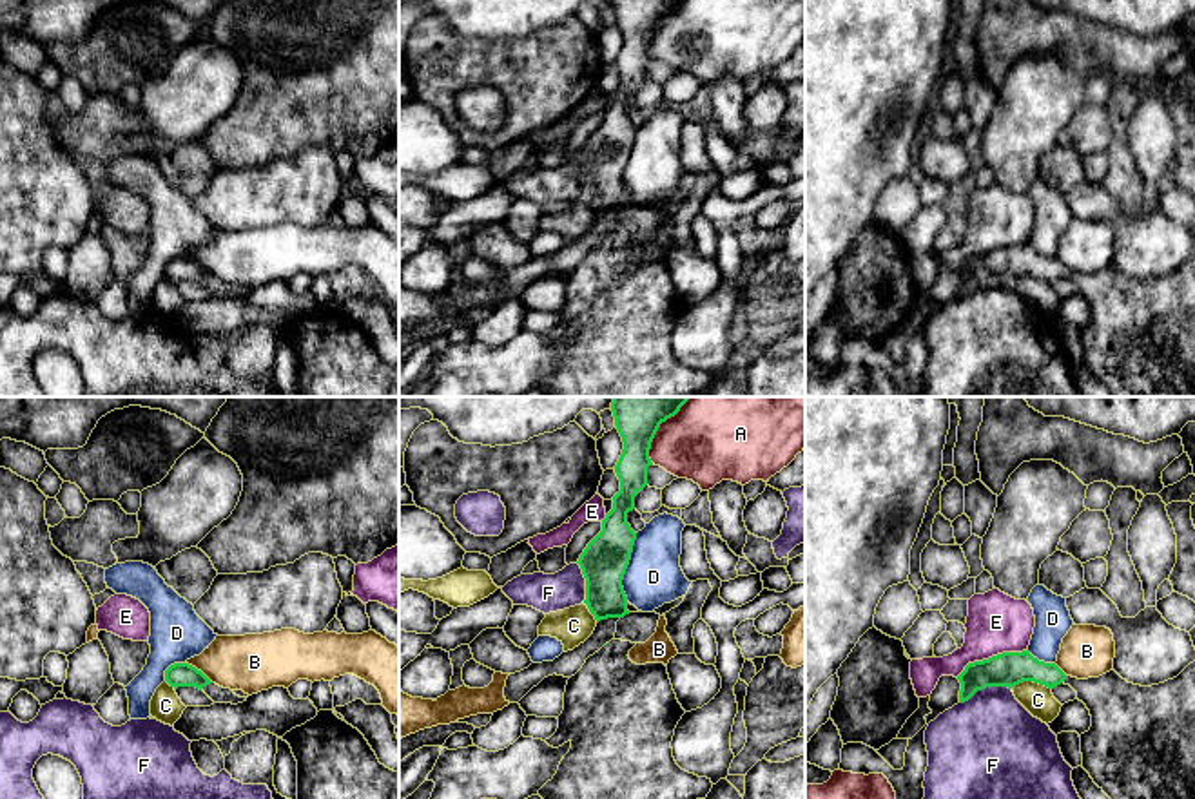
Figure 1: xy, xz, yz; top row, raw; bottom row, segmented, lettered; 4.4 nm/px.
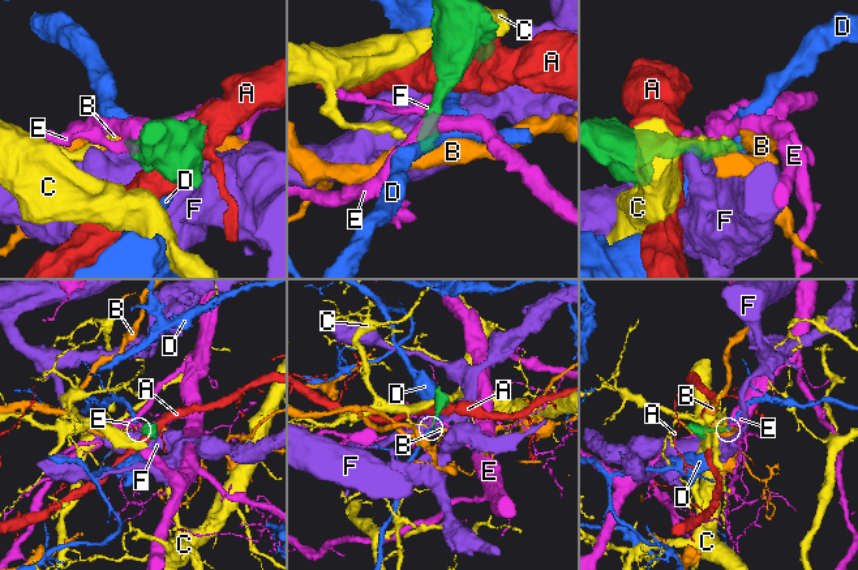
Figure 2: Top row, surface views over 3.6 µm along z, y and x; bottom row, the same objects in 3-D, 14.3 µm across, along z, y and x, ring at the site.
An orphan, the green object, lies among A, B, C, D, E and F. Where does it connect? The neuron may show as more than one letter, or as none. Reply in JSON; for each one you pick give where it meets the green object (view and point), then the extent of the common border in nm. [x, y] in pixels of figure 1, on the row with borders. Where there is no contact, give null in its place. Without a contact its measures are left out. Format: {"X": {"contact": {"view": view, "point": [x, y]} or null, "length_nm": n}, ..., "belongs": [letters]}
{"belongs": []}

